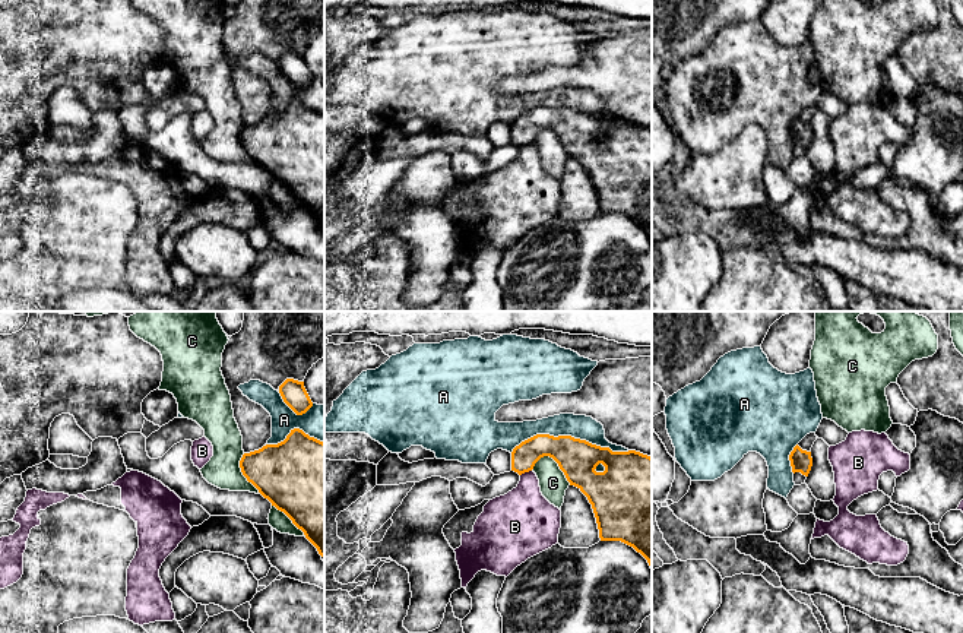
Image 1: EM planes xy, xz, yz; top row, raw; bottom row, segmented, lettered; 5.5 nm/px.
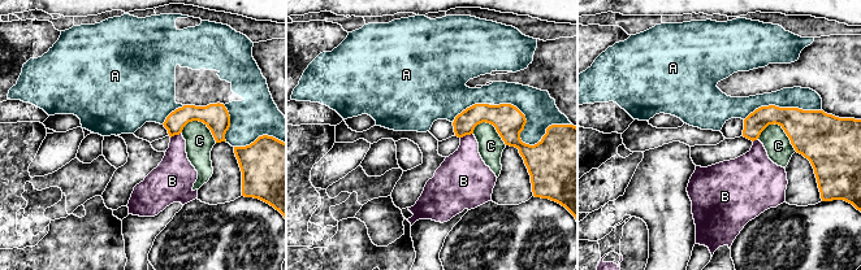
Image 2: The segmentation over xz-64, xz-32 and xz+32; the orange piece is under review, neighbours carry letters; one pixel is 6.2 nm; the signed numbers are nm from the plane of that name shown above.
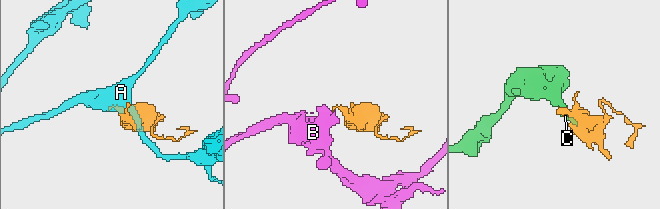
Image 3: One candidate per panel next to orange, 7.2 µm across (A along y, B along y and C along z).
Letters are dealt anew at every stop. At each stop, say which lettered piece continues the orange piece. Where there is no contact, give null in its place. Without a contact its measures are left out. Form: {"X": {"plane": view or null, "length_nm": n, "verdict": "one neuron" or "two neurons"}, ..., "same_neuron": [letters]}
{"A": {"plane": "xz", "length_nm": 650, "verdict": "two neurons"}, "B": {"plane": "xz", "length_nm": 70, "verdict": "two neurons"}, "C": {"plane": "xz", "length_nm": 240, "verdict": "two neurons"}, "same_neuron": []}

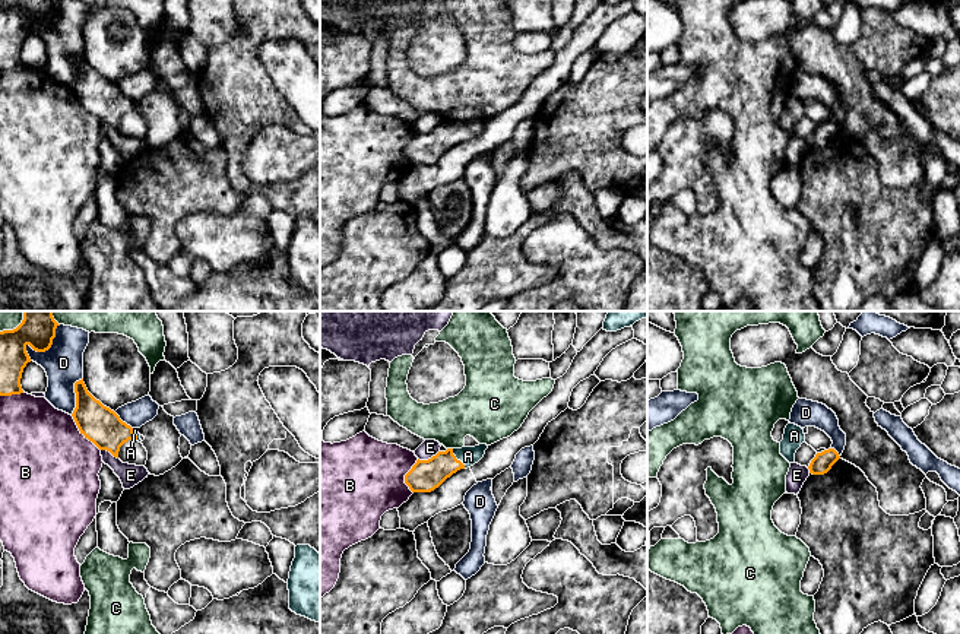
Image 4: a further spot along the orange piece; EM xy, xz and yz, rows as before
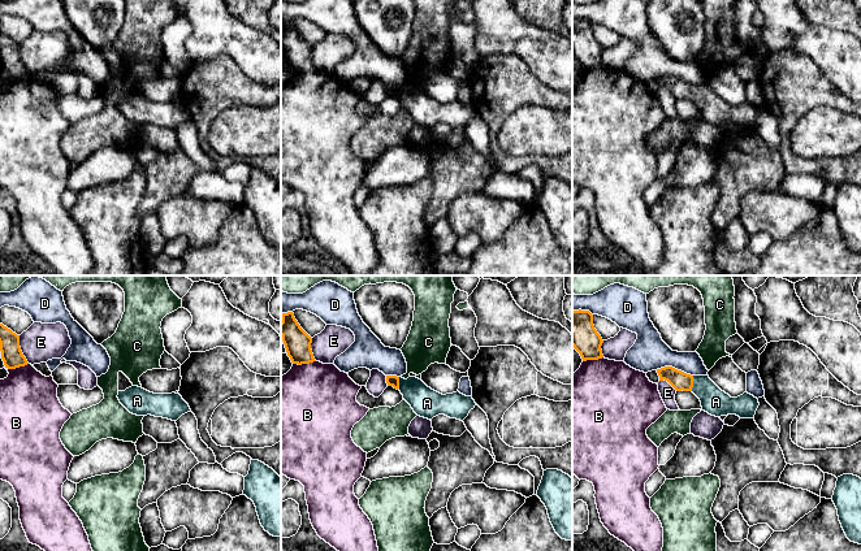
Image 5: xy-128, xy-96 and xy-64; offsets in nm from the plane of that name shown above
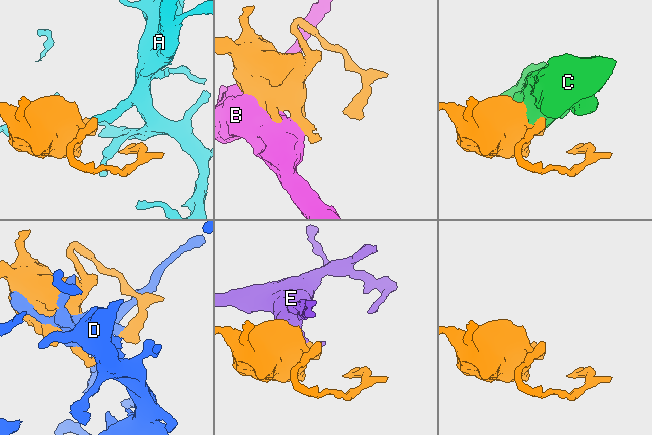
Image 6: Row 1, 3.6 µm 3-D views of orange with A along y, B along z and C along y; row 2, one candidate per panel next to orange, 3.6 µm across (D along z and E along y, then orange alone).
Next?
{"A": {"plane": "xz", "length_nm": 130, "verdict": "one neuron"}, "B": {"plane": "xy", "length_nm": 260, "verdict": "two neurons"}, "C": {"plane": "xz", "length_nm": 30, "verdict": "two neurons"}, "D": {"plane": "xy", "length_nm": 240, "verdict": "two neurons"}, "E": {"plane": "xz", "length_nm": 130, "verdict": "two neurons"}, "same_neuron": ["A"]}

